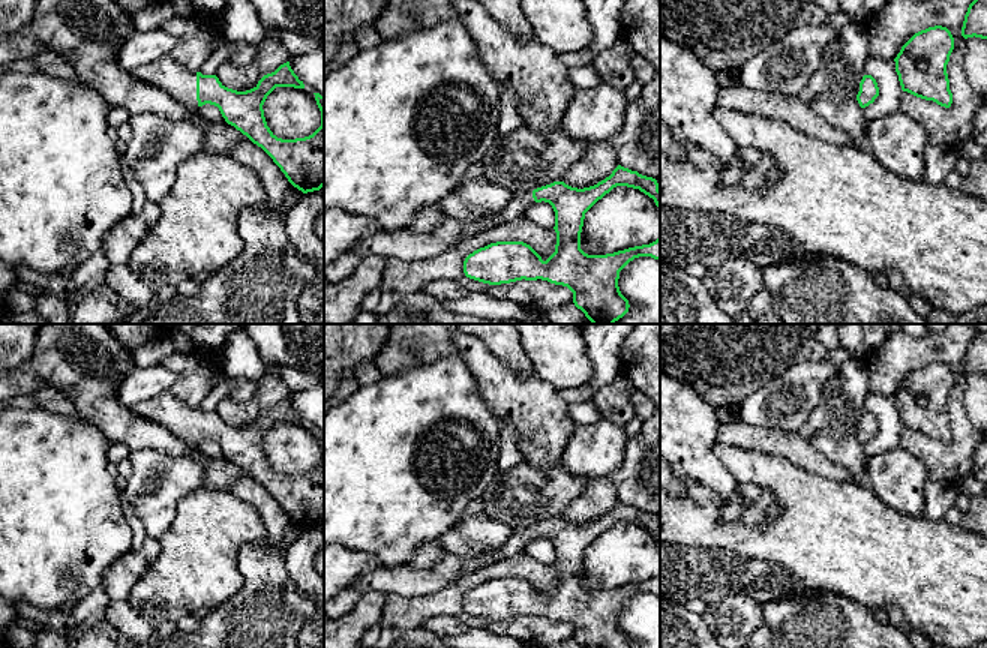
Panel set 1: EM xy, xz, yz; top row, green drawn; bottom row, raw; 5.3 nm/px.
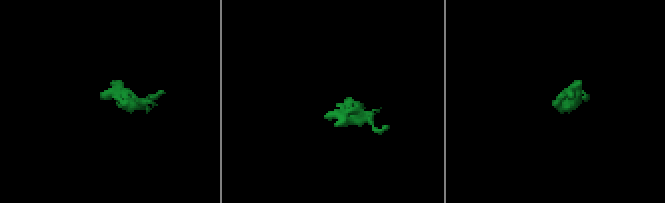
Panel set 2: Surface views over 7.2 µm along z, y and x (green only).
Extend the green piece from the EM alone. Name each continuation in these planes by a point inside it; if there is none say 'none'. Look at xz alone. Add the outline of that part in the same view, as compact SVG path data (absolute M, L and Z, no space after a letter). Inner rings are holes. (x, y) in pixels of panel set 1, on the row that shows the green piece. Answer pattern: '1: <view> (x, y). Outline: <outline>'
1: xz (405, 245). Outline: M532 190L514 194L510 204L490 218L458 219L446 216L430 232L376 232L366 236L351 249L362 258L426 260L444 254L456 242L478 231L518 219L534 204Z

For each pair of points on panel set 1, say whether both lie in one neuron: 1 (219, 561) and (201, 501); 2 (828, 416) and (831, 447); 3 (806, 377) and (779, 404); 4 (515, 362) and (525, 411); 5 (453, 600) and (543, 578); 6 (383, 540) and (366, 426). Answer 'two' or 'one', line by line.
1: one
2: one
3: one
4: two
5: one
6: one

